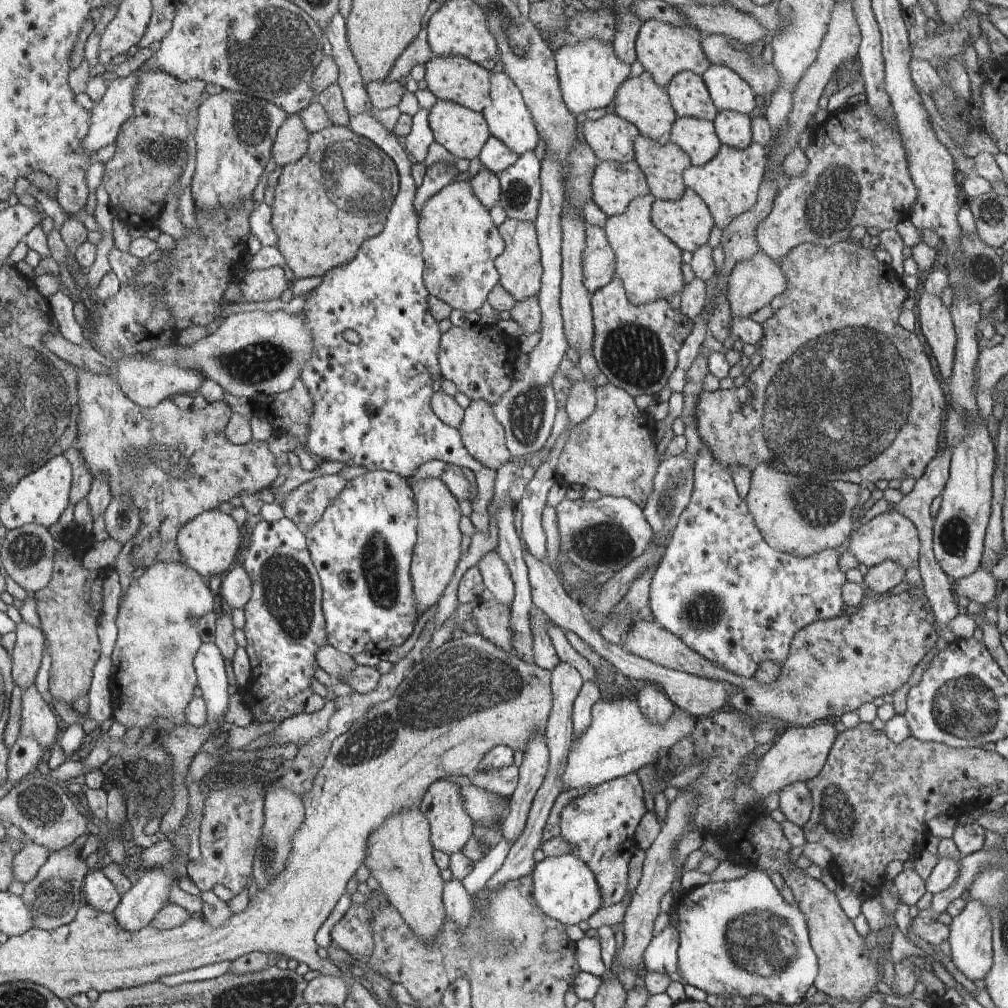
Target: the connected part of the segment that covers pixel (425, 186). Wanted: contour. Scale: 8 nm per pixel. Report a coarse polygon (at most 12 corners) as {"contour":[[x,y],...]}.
{"contour":[[454,163],[426,167],[414,198],[418,214],[428,198],[452,183]]}

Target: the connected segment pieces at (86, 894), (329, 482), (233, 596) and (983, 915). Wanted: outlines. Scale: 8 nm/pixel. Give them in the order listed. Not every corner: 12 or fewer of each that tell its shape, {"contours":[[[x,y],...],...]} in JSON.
{"contours":[[[100,866],[85,873],[83,901],[112,913],[121,895]],[[336,474],[282,498],[285,518],[308,529],[346,482]],[[236,564],[220,577],[220,598],[241,609],[252,593],[245,569]],[[966,898],[952,919],[949,958],[969,980],[991,968],[990,914]]]}

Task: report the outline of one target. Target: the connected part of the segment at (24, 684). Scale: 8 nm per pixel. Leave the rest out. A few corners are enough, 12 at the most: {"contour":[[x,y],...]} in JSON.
{"contour":[[30,624],[14,628],[12,681],[22,692],[33,685],[43,636]]}

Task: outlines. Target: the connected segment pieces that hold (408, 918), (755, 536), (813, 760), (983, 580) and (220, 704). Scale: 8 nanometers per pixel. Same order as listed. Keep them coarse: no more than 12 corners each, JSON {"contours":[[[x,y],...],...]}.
{"contours":[[[417,807],[366,838],[363,866],[424,943],[445,921]],[[705,443],[650,578],[653,620],[744,679],[843,616],[834,547],[733,566],[761,535]],[[833,720],[789,726],[760,757],[749,786],[807,782],[838,736]],[[979,568],[951,580],[956,598],[986,607],[993,603],[999,583]],[[201,643],[193,665],[206,723],[227,706],[225,662],[215,643]]]}

